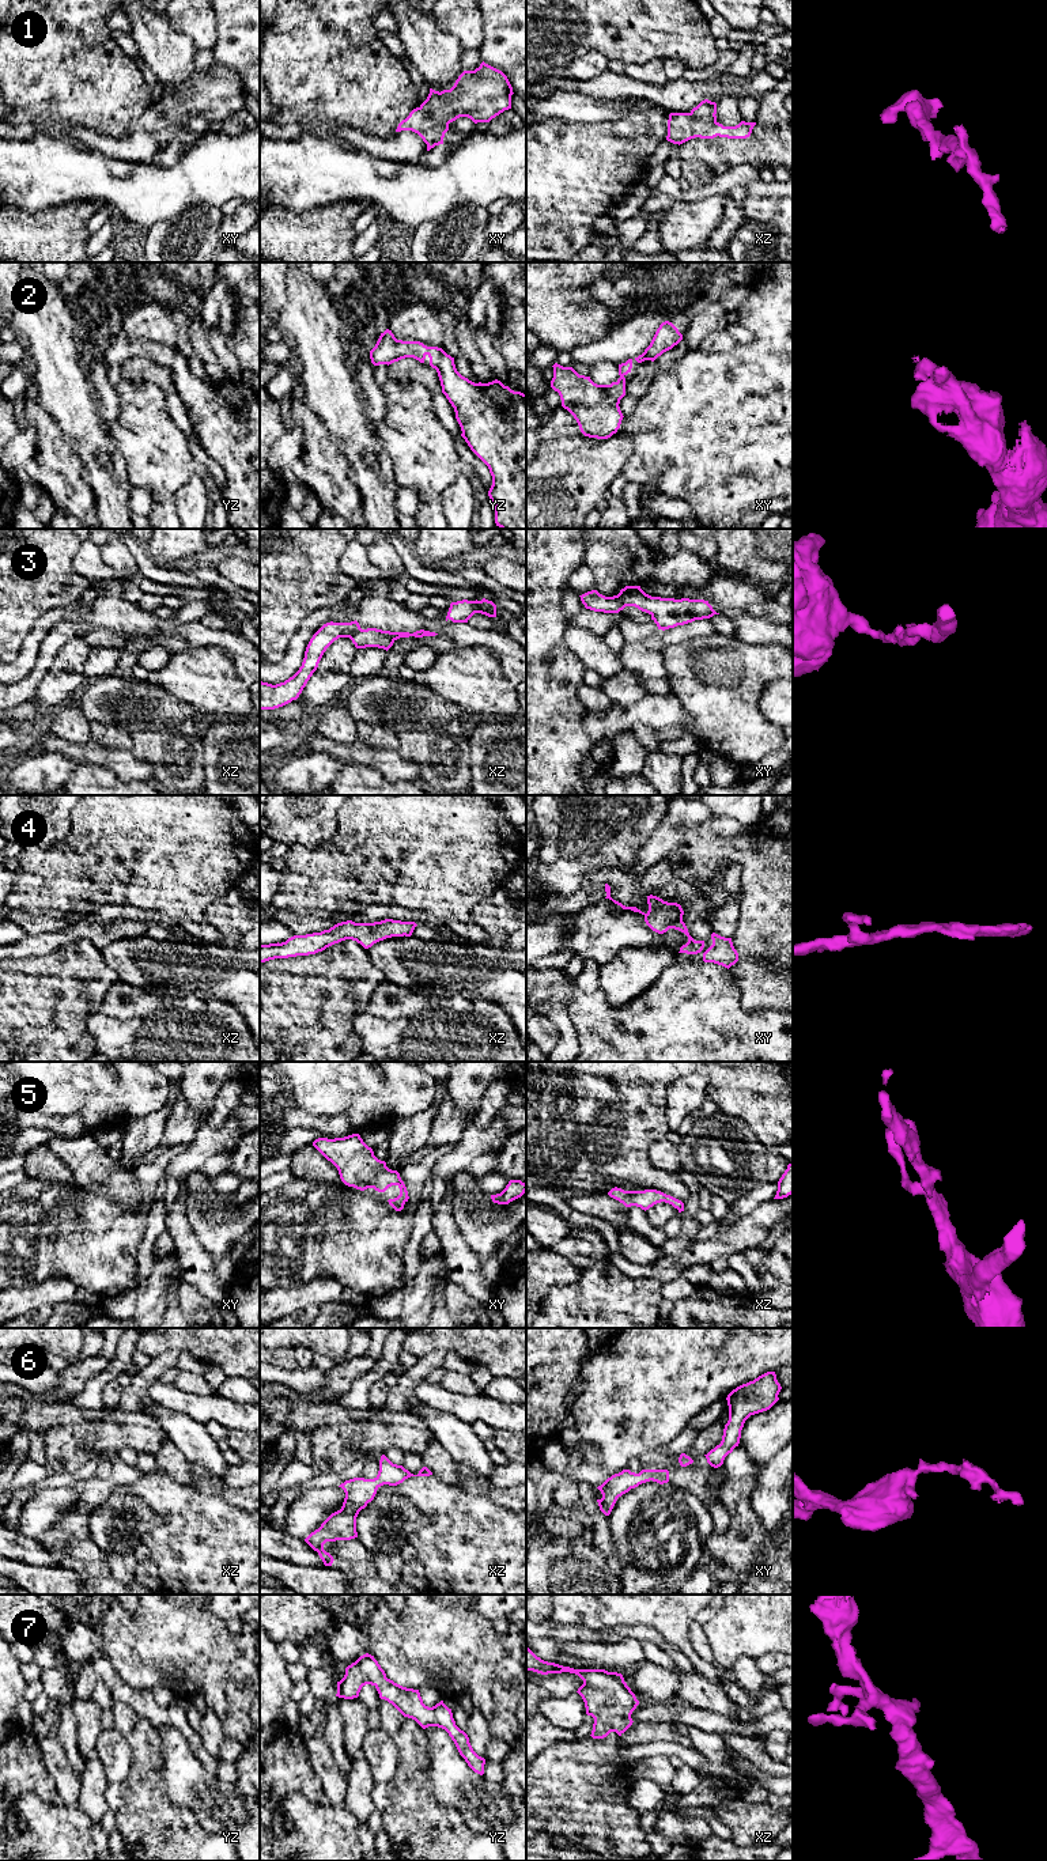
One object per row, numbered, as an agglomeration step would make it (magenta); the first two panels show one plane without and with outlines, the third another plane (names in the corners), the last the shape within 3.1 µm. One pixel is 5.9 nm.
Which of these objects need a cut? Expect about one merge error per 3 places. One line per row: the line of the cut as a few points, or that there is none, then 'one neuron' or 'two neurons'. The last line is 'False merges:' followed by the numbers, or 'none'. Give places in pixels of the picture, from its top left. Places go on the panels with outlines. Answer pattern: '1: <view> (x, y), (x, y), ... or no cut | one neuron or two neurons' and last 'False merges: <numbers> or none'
1: no cut | one neuron
2: no cut | one neuron
3: xz (361, 628), (350, 638) | two neurons
4: no cut | one neuron
5: no cut | one neuron
6: no cut | one neuron
7: no cut | one neuron
False merges: 3

